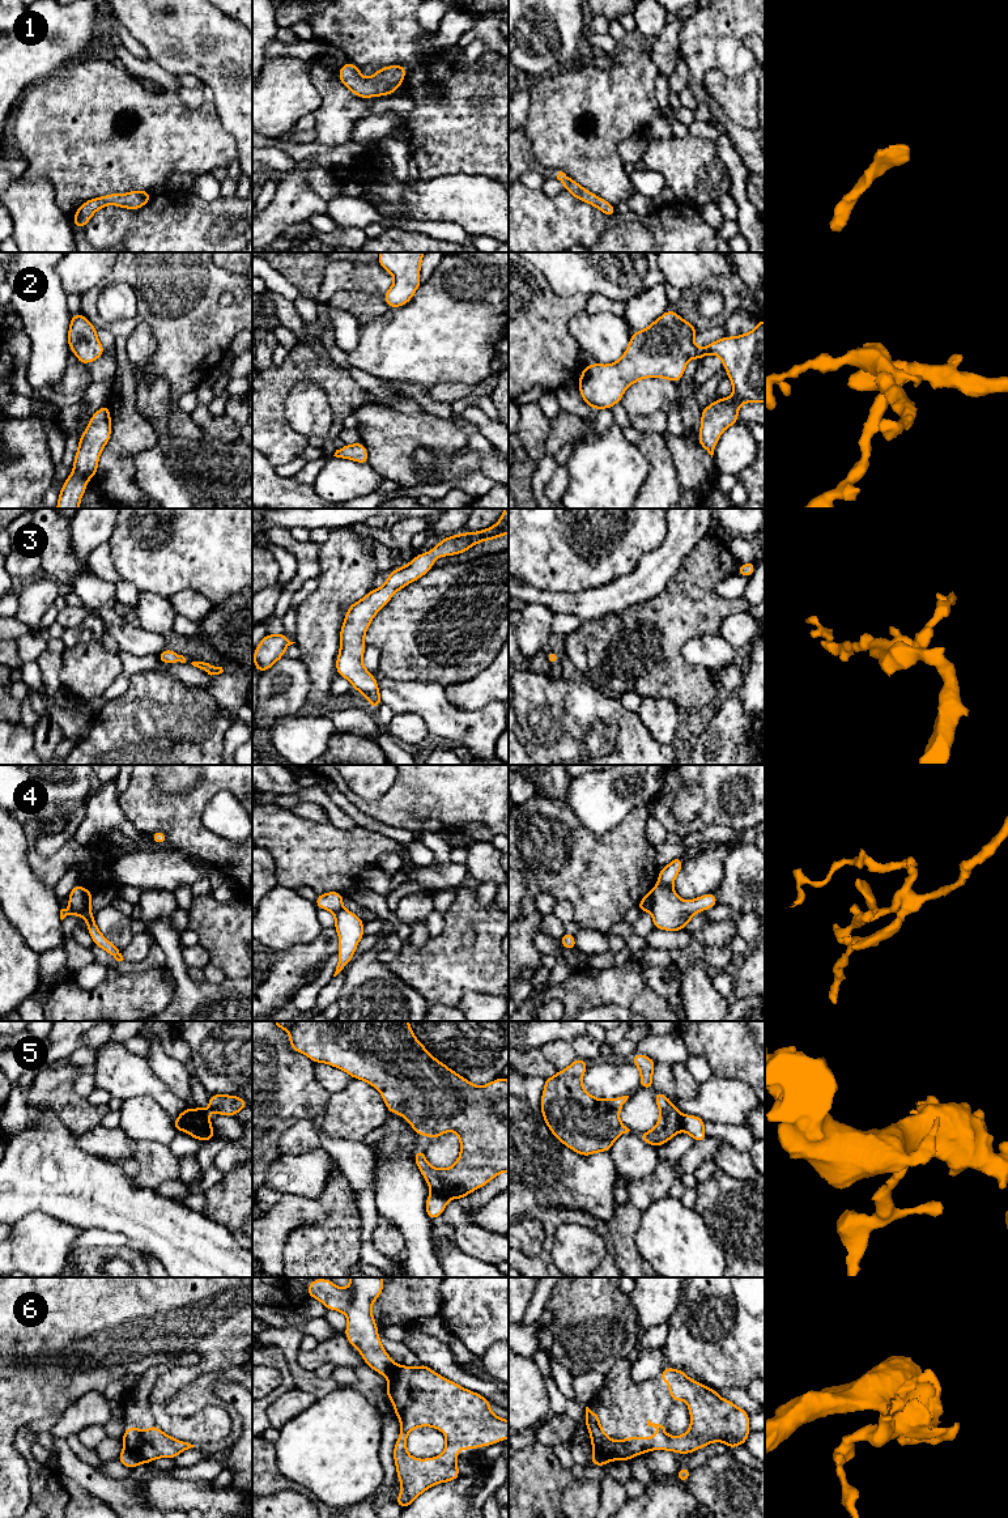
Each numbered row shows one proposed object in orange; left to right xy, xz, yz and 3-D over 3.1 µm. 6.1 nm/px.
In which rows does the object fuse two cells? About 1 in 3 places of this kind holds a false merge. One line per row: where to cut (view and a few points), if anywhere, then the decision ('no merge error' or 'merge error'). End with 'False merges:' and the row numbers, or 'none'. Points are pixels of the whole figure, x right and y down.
1: no cut | no merge error
2: no cut | no merge error
3: no cut | no merge error
4: no cut | no merge error
5: xz (432, 1191), (446, 1200) | merge error
6: xy (124, 1446), (141, 1462) | merge error
False merges: 5, 6

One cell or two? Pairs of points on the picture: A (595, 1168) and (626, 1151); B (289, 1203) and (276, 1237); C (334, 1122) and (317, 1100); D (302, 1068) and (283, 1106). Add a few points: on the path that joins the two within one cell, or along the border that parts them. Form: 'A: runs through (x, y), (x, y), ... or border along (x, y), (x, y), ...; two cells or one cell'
A: border along (608, 1152), (619, 1174); two cells
B: runs through (289, 1211), (276, 1224), (276, 1229); one cell
C: border along (330, 1095), (324, 1106); two cells
D: runs through (293, 1078), (283, 1088), (283, 1097); one cell

